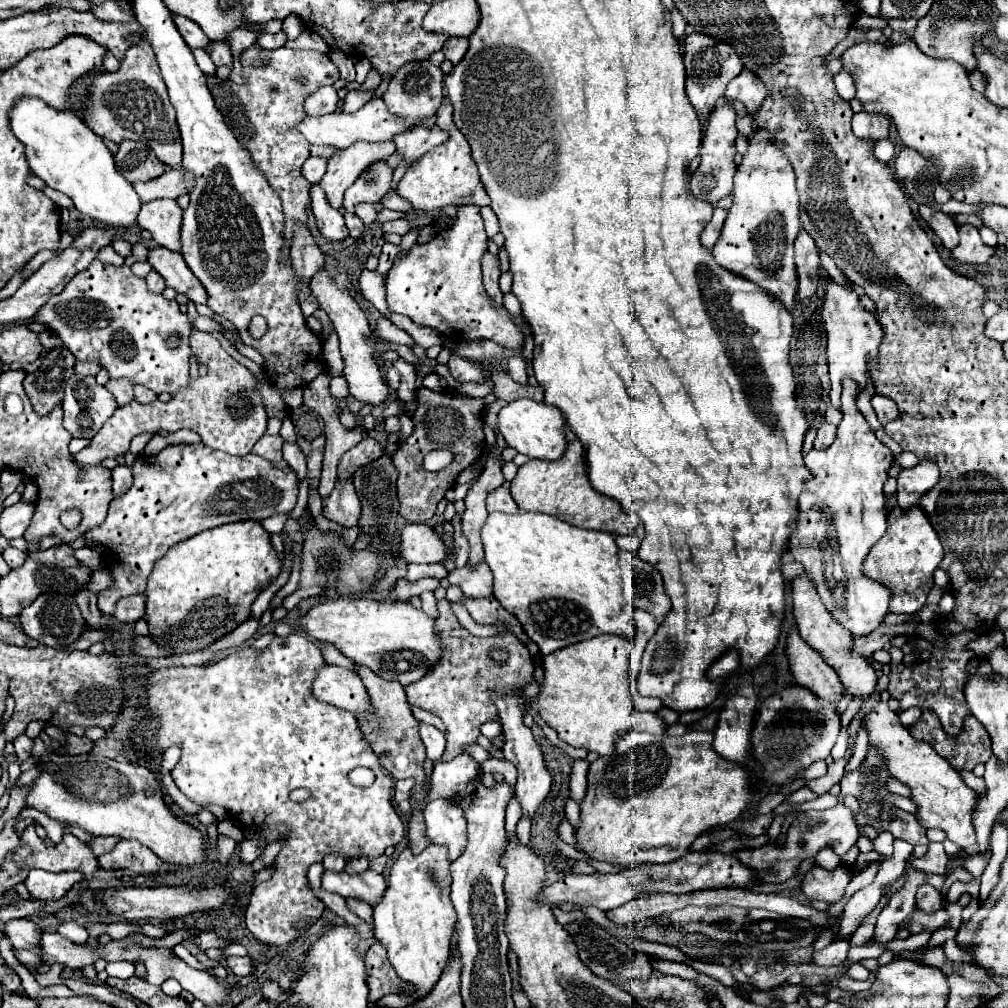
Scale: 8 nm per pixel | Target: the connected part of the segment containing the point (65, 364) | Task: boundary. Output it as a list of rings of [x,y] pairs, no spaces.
[[[54,348],[46,352],[42,366],[36,372],[26,374],[24,390],[40,416],[62,402],[64,382],[74,374],[74,362],[76,358],[68,348]]]

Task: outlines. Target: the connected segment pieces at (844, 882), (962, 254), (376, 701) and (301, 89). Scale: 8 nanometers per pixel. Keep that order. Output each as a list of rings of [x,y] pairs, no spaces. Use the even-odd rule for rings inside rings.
[[[812,866],[802,882],[802,892],[808,900],[822,900],[826,904],[838,902],[844,896],[844,890],[850,882],[850,868],[838,866],[834,870],[824,870],[820,866]]]
[[[962,224],[958,232],[960,232],[960,244],[952,250],[956,260],[968,262],[968,264],[984,264],[994,254],[994,248],[986,246],[980,240],[980,234],[974,226]]]
[[[354,664],[354,670],[362,678],[366,690],[368,690],[368,696],[370,696],[370,704],[372,704],[372,712],[356,718],[362,736],[368,740],[372,752],[378,756],[382,768],[386,768],[390,772],[390,776],[394,776],[396,780],[416,778],[416,794],[412,794],[412,804],[416,810],[408,822],[408,840],[410,840],[410,848],[416,850],[416,854],[418,854],[420,850],[424,850],[428,846],[428,842],[424,842],[424,836],[420,834],[420,826],[422,826],[420,810],[424,808],[424,794],[428,792],[428,786],[424,782],[424,770],[422,770],[422,762],[426,758],[426,752],[424,752],[424,744],[418,736],[420,722],[412,716],[404,686],[400,682],[388,682],[388,680],[376,676],[366,666]]]
[[[250,46],[242,52],[242,84],[234,84],[230,78],[206,76],[210,94],[216,100],[216,108],[224,114],[228,128],[236,140],[248,150],[256,168],[266,176],[270,188],[280,196],[284,208],[284,248],[282,258],[288,258],[294,240],[296,226],[308,226],[310,208],[310,182],[302,178],[302,164],[310,158],[310,144],[300,134],[298,124],[306,118],[304,100],[320,86],[338,80],[338,70],[330,58],[316,50],[278,48],[266,52],[258,46]]]

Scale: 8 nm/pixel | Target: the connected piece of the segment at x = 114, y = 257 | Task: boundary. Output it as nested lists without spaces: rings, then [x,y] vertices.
[[[104,246],[104,248],[100,248],[100,252],[98,252],[96,258],[100,258],[104,264],[114,264],[114,266],[122,266],[122,264],[124,264],[124,258],[118,256],[118,254],[114,252],[112,246]]]

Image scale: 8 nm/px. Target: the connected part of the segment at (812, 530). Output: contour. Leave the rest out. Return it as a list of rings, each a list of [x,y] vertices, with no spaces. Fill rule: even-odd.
[[[850,378],[842,380],[842,400],[838,408],[842,420],[838,424],[836,440],[830,448],[804,456],[812,480],[806,482],[804,492],[798,498],[796,530],[790,536],[790,552],[816,582],[820,598],[832,616],[854,636],[866,636],[882,624],[890,602],[888,588],[864,578],[860,570],[868,550],[886,532],[888,508],[882,486],[888,480],[894,456],[890,448],[874,436],[874,430],[860,414],[856,406],[858,390],[858,382]]]

